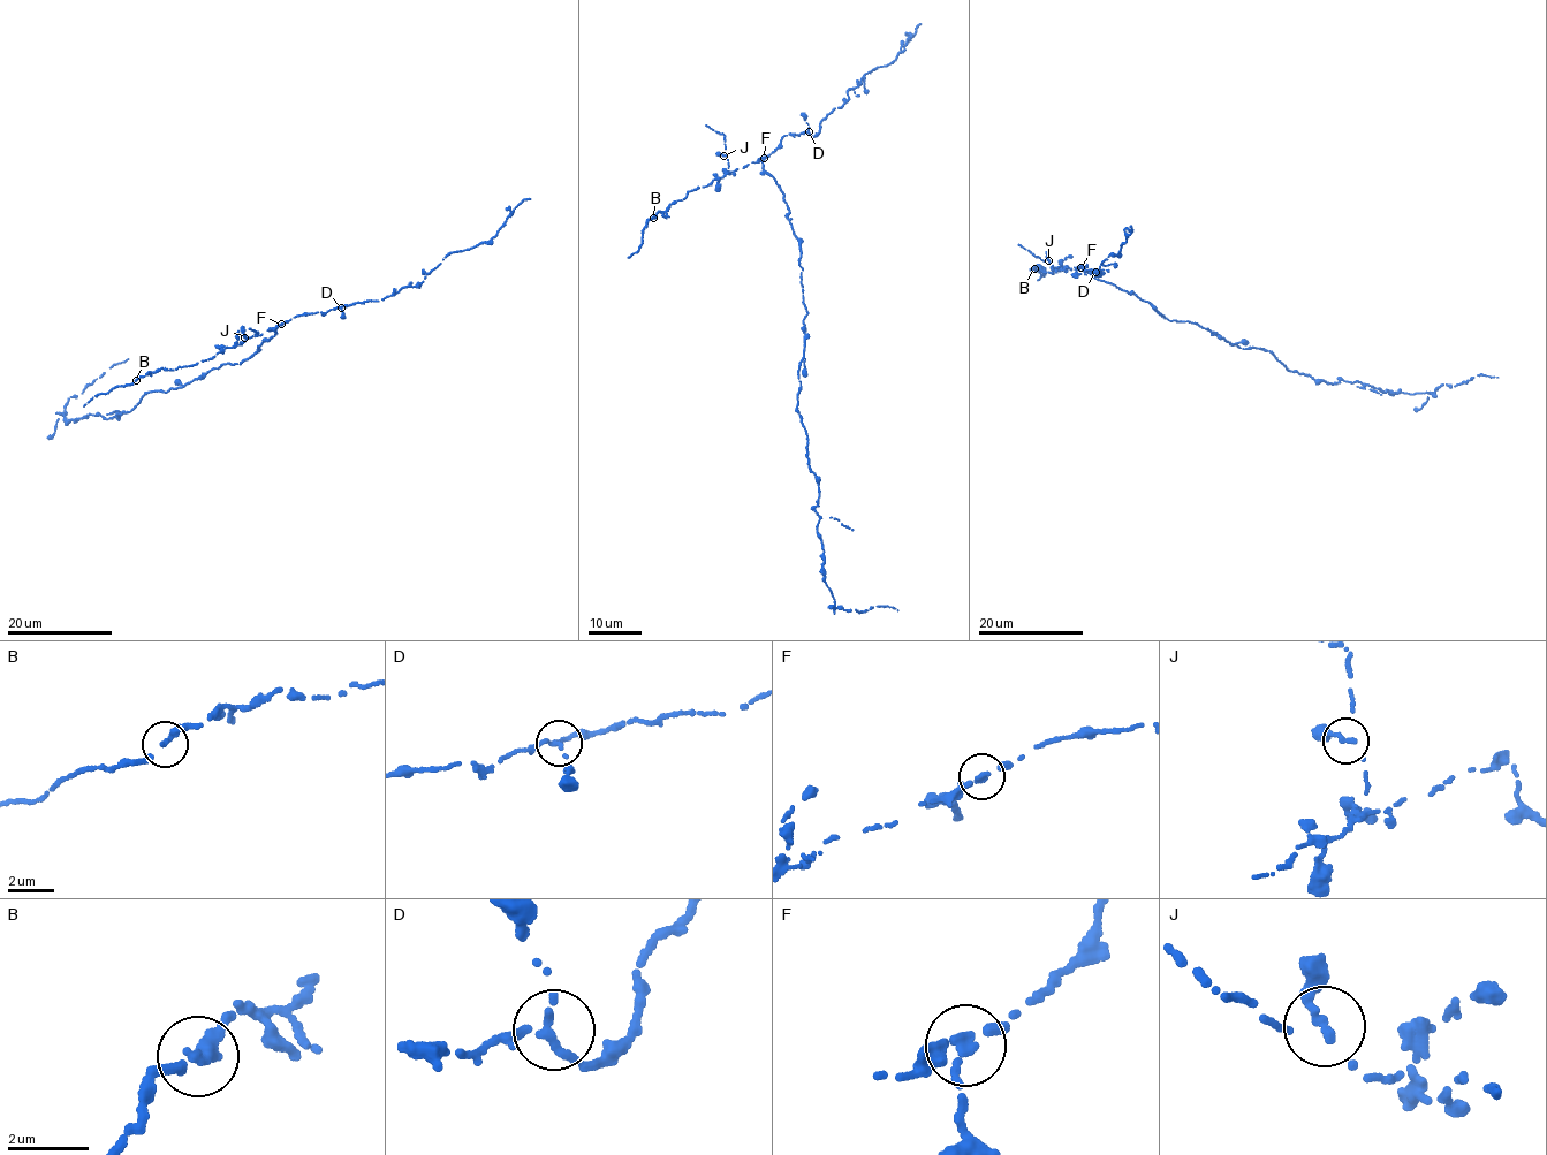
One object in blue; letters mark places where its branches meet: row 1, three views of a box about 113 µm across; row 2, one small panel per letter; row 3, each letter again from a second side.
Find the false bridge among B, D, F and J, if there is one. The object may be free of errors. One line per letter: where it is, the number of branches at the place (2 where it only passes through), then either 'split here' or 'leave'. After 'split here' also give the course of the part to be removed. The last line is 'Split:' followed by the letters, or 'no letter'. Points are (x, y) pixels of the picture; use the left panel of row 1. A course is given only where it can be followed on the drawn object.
B: at (136, 380); 2 branches meet; leave
D: at (341, 308); 2 branches meet; leave
F: at (281, 324); 2 branches meet; split here; foreign part runs (281, 324), (240, 364), (145, 392), (129, 412), (63, 419), (68, 397), (128, 358)
J: at (244, 337); 2 branches meet; leave
Split: F

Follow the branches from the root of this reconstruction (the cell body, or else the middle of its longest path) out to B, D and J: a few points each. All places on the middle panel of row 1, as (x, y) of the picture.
B: (803, 286), (799, 243), (787, 204), (761, 159), (691, 190), (653, 218)
D: (803, 286), (799, 243), (787, 204), (763, 161), (783, 136), (809, 131)
J: (803, 286), (799, 243), (780, 187), (763, 169), (761, 159), (728, 172), (723, 156)

